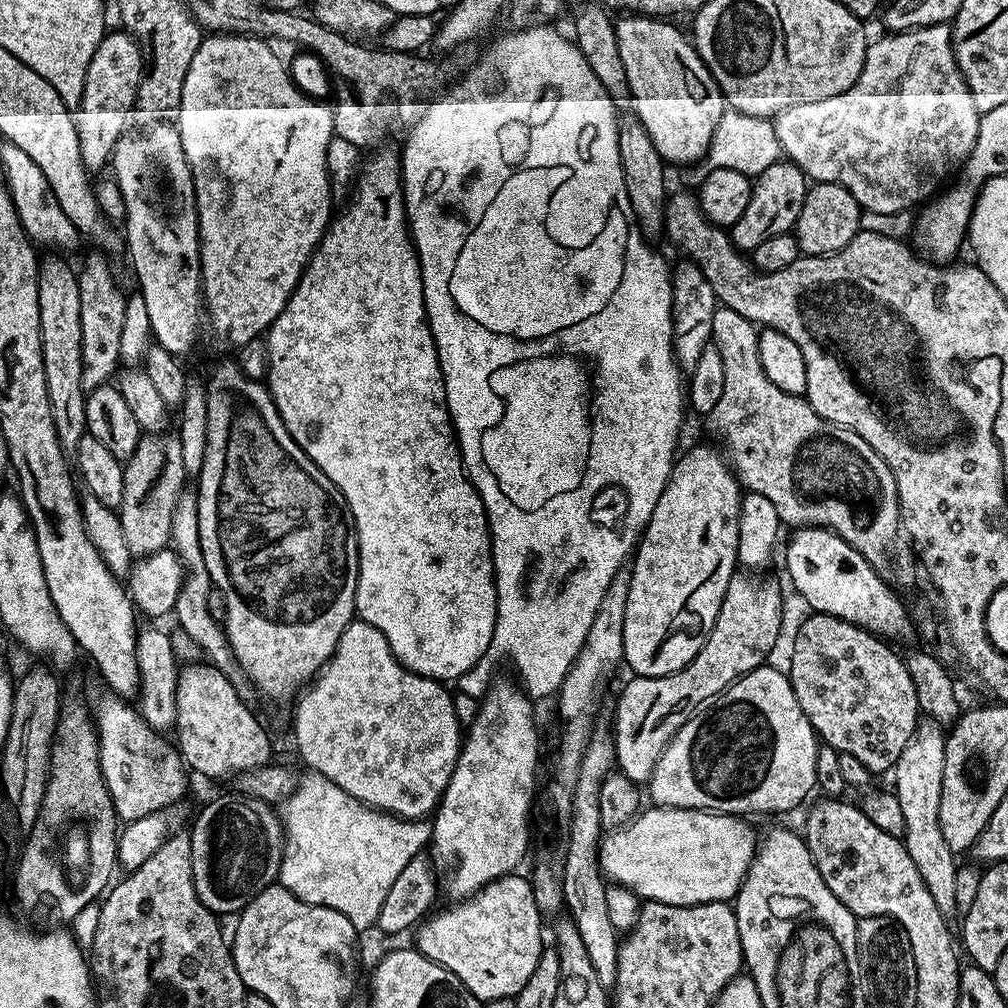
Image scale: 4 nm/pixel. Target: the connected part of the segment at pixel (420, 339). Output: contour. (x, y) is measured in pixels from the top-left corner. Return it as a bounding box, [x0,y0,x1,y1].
[266,146,496,682]

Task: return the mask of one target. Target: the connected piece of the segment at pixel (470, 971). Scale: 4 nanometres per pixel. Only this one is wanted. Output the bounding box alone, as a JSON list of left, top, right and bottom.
[414,874,546,1002]

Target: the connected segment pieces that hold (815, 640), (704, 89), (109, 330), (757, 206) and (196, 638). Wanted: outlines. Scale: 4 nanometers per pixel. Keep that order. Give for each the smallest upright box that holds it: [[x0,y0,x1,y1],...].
[[786,612,922,774],[615,14,726,165],[78,256,126,390],[730,158,810,254],[170,495,246,686]]

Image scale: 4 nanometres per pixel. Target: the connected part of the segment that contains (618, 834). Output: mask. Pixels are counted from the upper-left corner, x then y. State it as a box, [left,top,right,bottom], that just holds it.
[598,806,758,906]

